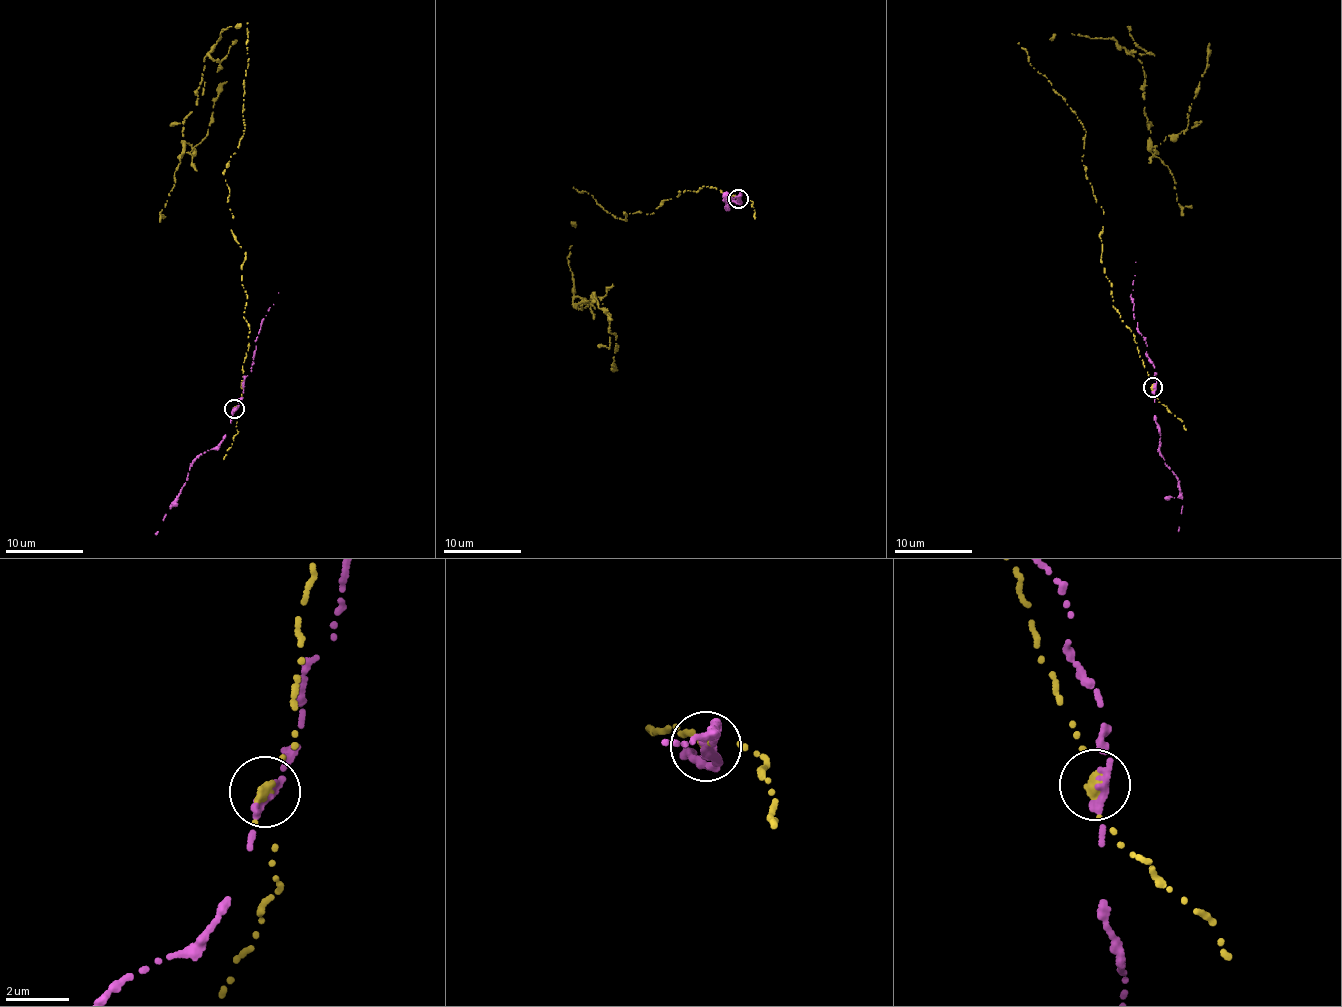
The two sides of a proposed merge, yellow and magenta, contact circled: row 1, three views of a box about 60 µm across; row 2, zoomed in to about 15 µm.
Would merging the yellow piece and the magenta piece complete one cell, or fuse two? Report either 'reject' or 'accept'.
reject

